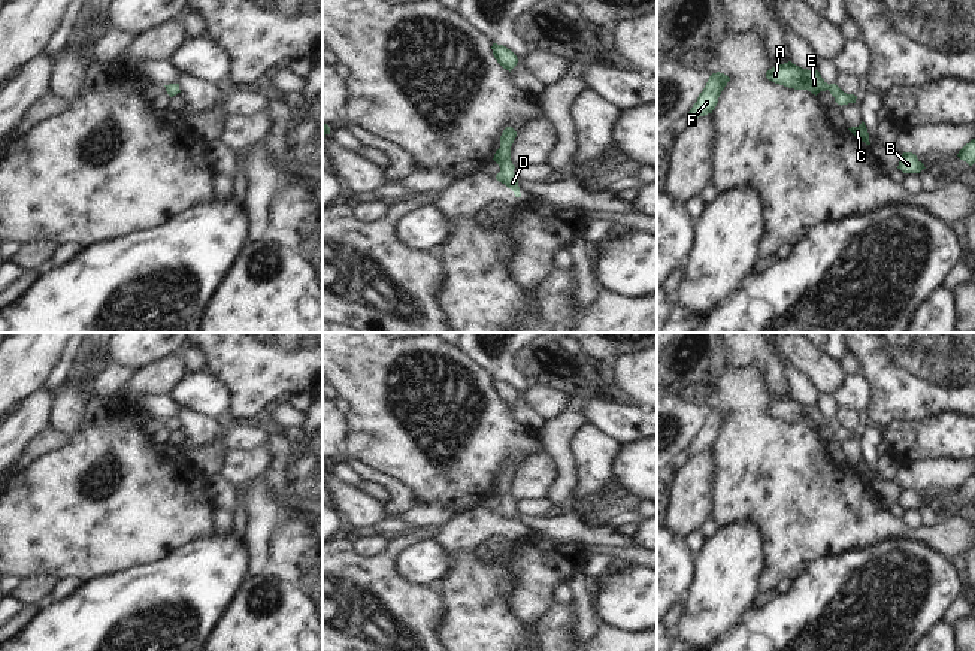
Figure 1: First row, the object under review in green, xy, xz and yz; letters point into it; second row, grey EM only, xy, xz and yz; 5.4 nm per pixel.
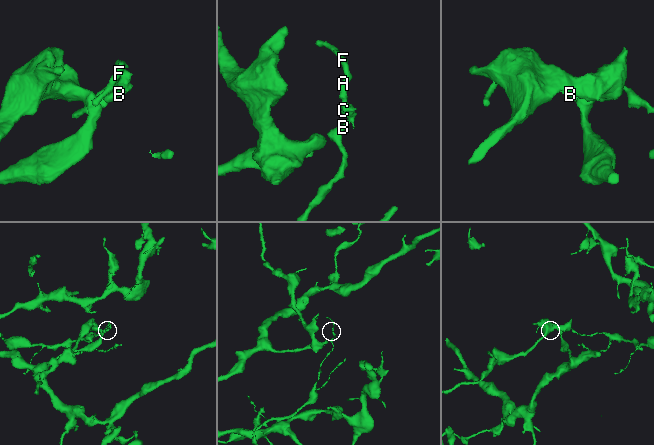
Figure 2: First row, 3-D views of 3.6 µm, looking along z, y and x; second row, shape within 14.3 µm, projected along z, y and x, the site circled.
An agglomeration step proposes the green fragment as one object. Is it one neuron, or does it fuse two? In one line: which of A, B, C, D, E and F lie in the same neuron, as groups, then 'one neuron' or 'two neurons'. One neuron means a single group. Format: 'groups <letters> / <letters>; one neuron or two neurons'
groups A B C D E F; one neuron

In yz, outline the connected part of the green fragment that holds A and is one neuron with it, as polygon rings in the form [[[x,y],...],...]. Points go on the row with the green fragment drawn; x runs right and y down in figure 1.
[[[791,61],[775,66],[766,72],[766,78],[775,84],[808,90],[812,94],[829,90],[838,105],[856,103],[857,96],[844,93],[836,84],[827,84],[818,70],[802,69]]]

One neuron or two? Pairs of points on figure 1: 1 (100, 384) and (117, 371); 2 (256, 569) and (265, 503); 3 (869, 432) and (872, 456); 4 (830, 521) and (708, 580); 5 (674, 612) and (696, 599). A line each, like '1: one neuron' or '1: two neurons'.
1: one neuron
2: one neuron
3: one neuron
4: two neurons
5: two neurons

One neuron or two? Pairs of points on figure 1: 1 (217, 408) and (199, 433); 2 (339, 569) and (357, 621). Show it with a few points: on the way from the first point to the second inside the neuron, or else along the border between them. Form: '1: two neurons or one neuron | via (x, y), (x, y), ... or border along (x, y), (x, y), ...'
1: two neurons | border along (178, 403), (212, 414), (218, 420)
2: one neuron | via (339, 583), (339, 596), (351, 608)

